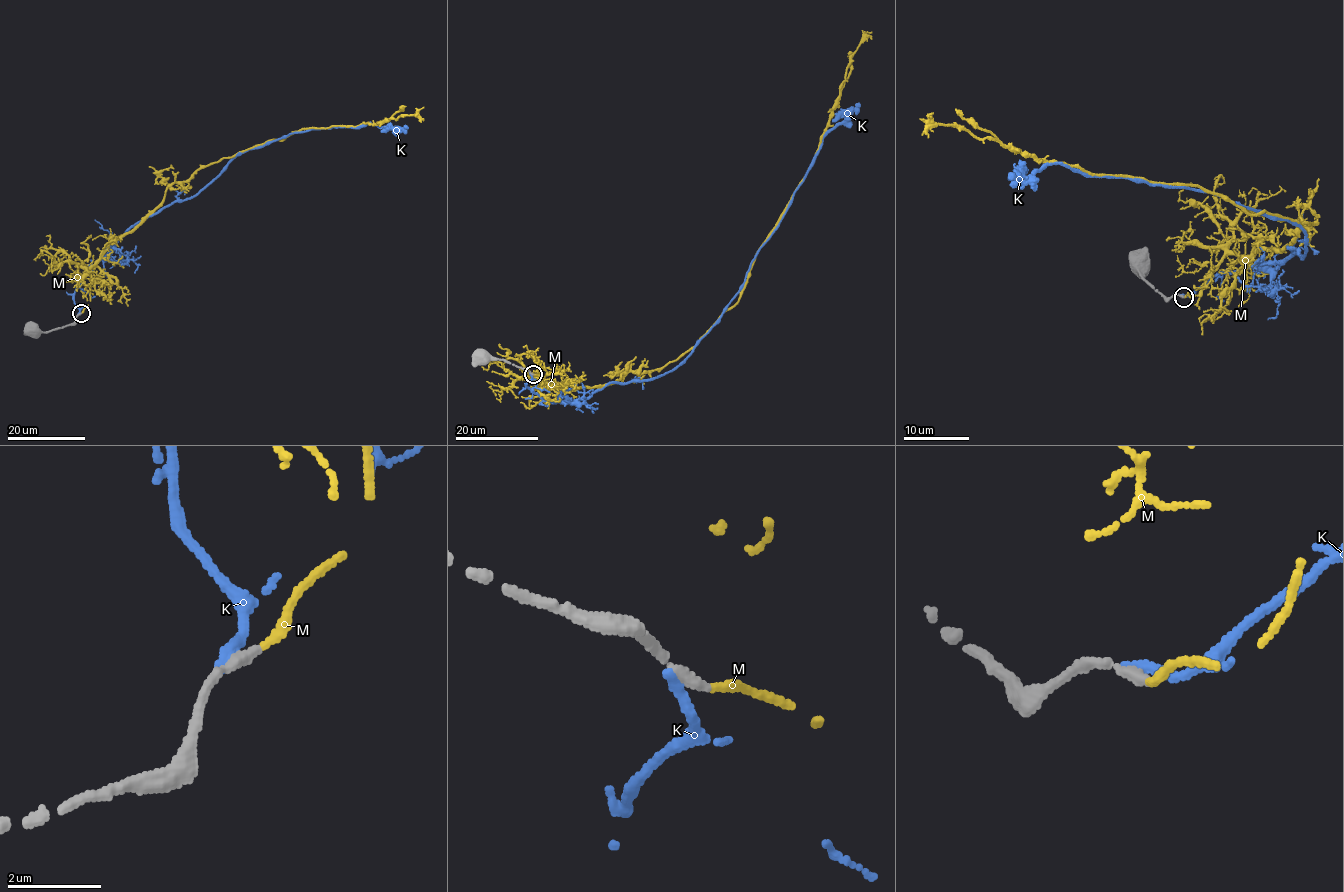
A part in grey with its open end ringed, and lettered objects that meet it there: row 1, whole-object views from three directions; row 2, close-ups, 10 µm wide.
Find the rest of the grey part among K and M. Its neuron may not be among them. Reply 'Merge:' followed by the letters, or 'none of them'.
Merge: M

